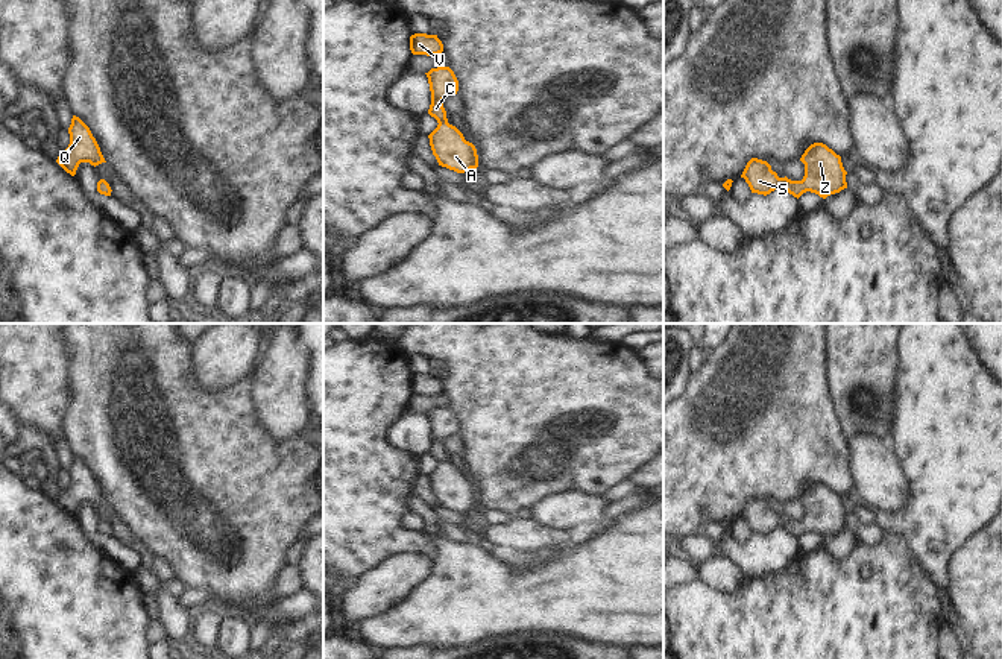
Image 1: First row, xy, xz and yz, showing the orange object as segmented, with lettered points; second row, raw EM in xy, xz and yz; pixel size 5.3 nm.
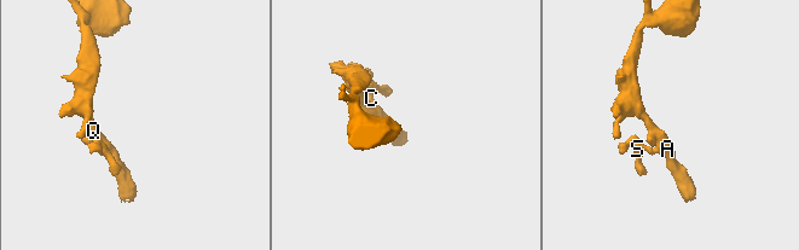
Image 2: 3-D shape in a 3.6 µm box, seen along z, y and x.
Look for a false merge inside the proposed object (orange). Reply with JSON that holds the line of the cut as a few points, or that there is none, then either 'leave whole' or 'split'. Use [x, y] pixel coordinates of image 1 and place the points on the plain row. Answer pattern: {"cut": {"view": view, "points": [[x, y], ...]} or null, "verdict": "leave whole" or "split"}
{"cut": null, "verdict": "leave whole"}

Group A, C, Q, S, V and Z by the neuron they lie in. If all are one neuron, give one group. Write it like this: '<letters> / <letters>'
A C Q S V Z

